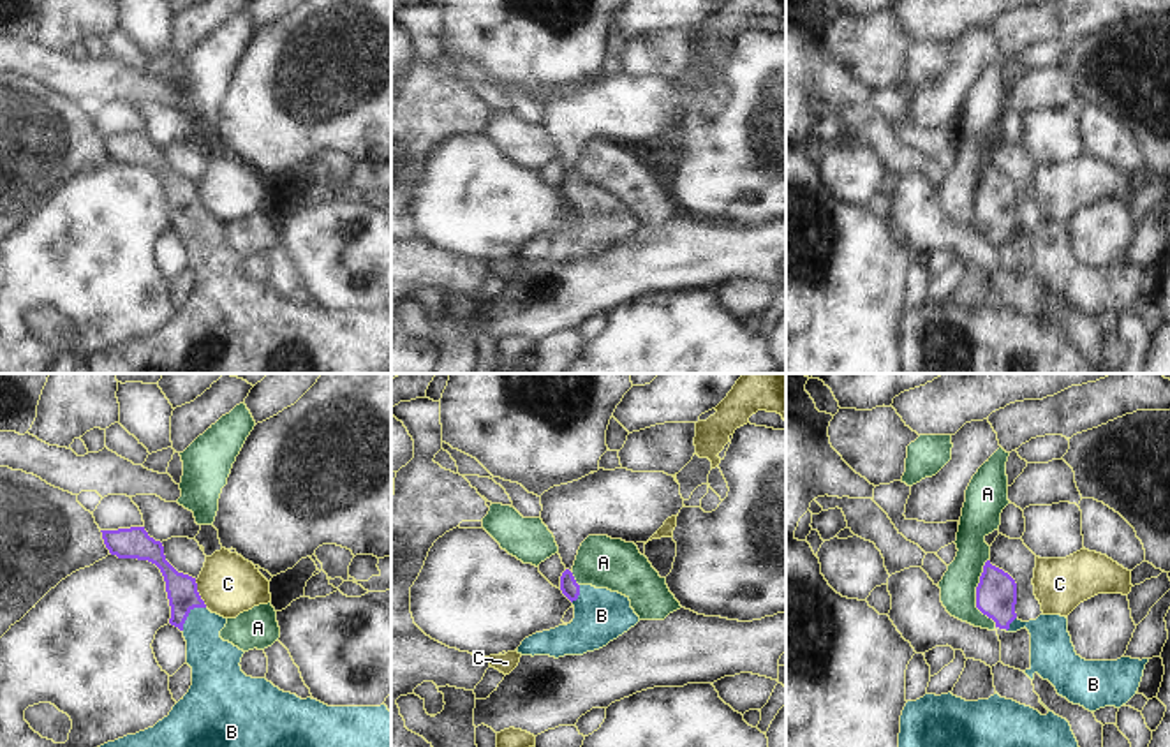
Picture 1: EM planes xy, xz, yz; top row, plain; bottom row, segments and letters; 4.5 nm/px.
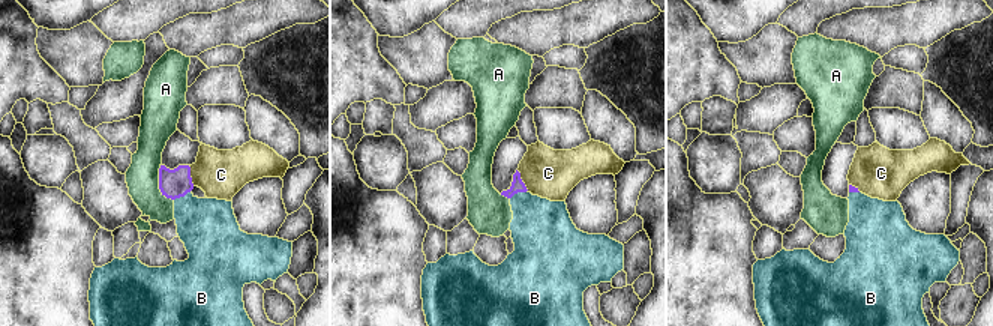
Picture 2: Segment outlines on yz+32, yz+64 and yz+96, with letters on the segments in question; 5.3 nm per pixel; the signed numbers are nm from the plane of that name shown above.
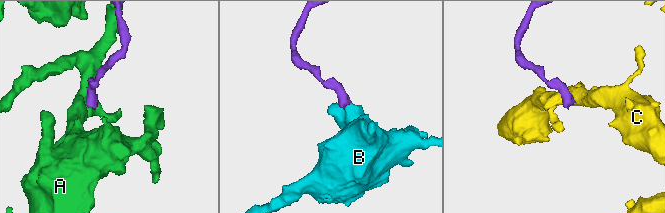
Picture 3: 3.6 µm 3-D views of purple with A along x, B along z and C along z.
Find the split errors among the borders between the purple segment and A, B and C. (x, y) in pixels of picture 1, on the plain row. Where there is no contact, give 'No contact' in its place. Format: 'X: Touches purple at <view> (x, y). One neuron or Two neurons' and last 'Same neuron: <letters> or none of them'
A: Touches purple at yz (977, 199). Two neurons
B: Touches purple at xy (187, 221). One neuron
C: Touches purple at xy (198, 199). Two neurons
Same neuron: B

